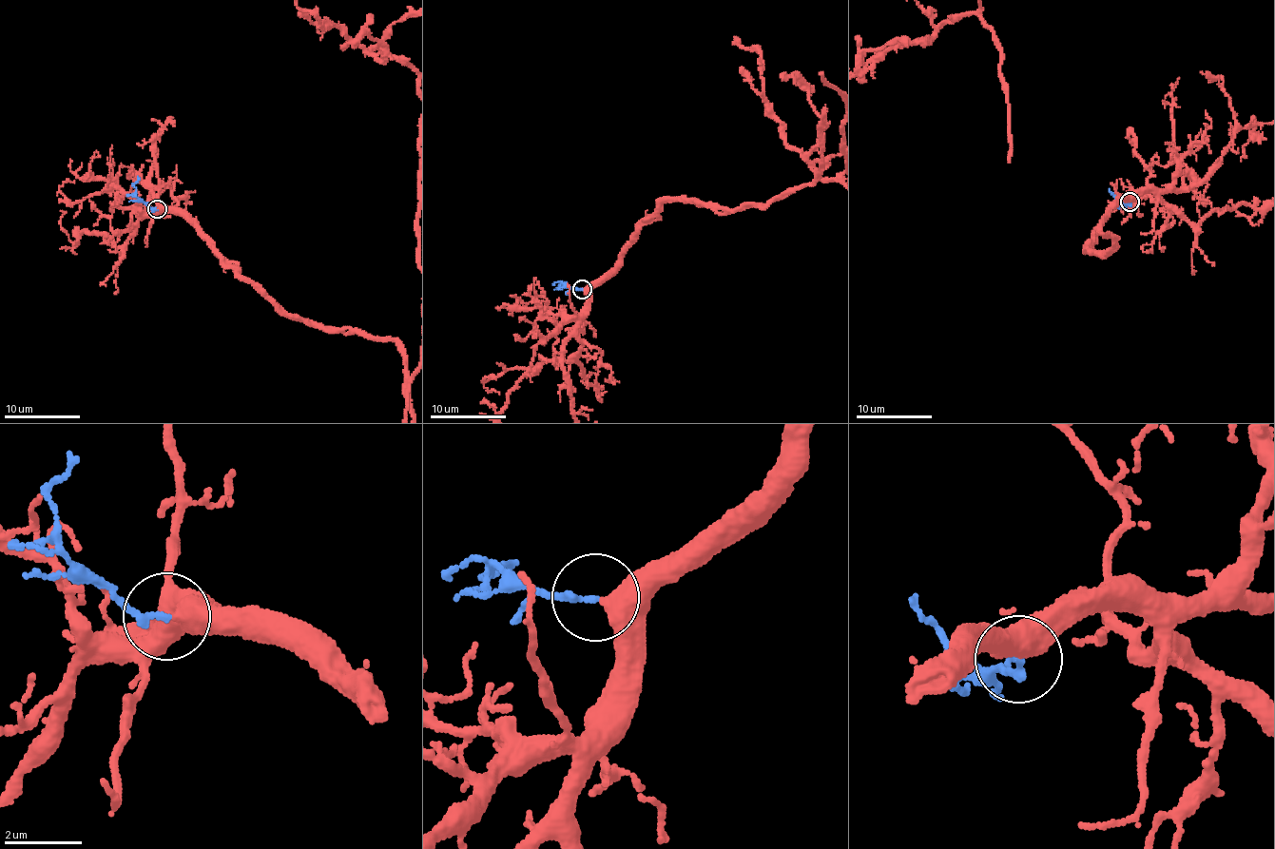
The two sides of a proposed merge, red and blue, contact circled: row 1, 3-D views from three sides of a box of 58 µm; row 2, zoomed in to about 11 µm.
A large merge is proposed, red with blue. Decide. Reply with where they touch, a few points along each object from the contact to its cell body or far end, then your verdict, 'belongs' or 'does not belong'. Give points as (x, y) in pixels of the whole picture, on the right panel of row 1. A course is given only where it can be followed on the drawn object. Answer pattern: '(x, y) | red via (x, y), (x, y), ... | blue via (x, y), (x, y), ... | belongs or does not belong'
(1130, 202) | blue via (1129, 202), (1130, 205), (1118, 203), (1109, 188) | belongs

